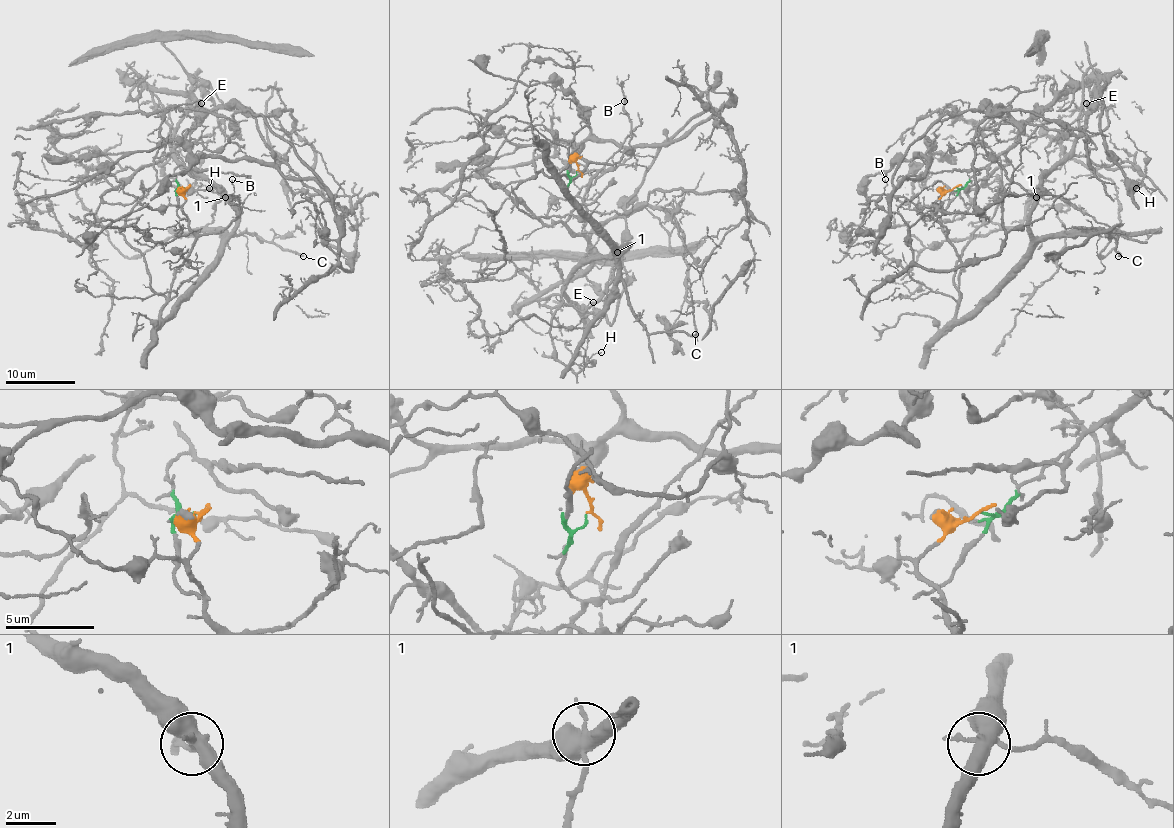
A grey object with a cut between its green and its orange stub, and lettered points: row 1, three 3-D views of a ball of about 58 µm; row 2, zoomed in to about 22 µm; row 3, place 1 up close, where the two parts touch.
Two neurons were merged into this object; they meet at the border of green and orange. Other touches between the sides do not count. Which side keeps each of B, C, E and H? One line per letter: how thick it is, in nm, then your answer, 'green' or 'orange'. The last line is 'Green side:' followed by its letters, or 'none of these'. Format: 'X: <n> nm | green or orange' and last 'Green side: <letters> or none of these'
B: 110 nm | orange
C: 220 nm | orange
E: 150 nm | orange
H: 110 nm | orange
Green side: none of these

